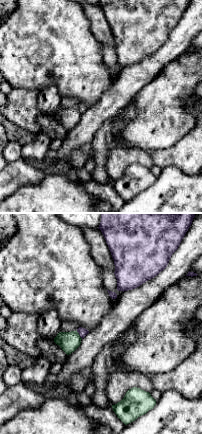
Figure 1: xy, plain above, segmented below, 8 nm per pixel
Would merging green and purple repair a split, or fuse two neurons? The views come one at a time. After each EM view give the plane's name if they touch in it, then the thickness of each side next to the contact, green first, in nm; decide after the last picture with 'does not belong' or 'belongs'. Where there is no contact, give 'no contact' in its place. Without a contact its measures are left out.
xy | 160/70 nm

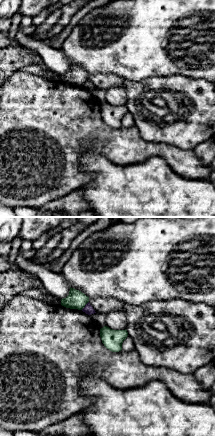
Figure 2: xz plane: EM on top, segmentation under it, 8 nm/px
xz | 150/80 nm

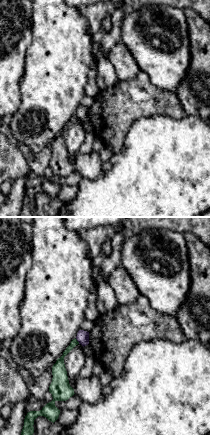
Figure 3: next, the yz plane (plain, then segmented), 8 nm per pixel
yz | 90/100 nm

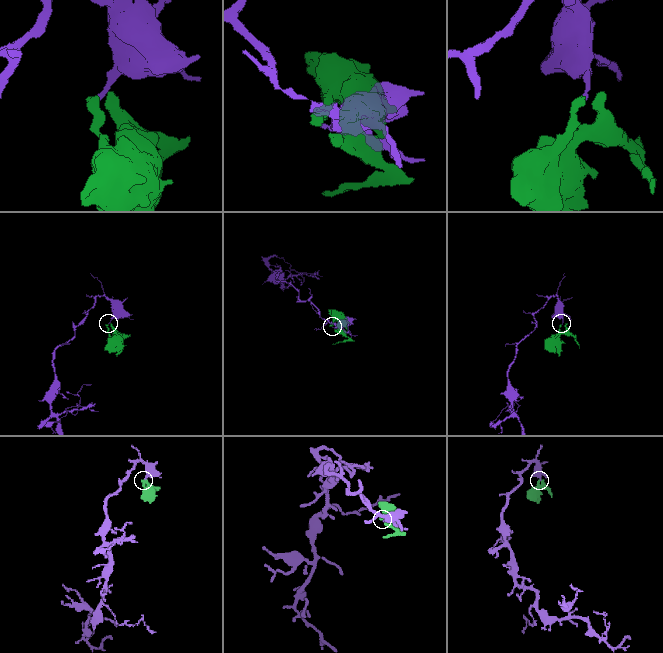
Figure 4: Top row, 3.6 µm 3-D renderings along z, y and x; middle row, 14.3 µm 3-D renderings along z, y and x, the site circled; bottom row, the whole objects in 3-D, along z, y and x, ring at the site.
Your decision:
does not belong

